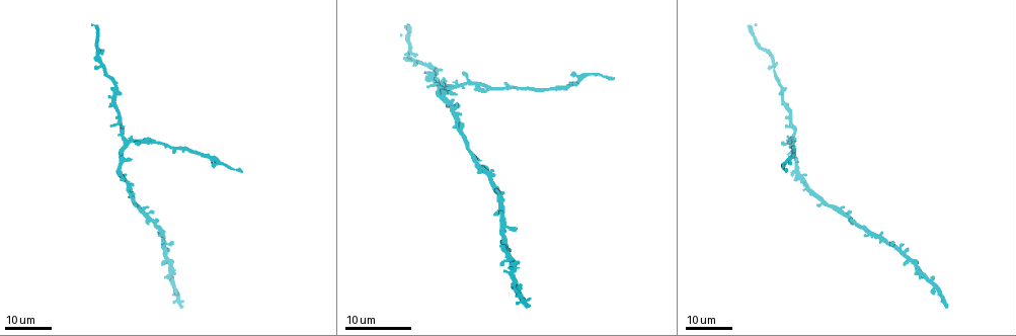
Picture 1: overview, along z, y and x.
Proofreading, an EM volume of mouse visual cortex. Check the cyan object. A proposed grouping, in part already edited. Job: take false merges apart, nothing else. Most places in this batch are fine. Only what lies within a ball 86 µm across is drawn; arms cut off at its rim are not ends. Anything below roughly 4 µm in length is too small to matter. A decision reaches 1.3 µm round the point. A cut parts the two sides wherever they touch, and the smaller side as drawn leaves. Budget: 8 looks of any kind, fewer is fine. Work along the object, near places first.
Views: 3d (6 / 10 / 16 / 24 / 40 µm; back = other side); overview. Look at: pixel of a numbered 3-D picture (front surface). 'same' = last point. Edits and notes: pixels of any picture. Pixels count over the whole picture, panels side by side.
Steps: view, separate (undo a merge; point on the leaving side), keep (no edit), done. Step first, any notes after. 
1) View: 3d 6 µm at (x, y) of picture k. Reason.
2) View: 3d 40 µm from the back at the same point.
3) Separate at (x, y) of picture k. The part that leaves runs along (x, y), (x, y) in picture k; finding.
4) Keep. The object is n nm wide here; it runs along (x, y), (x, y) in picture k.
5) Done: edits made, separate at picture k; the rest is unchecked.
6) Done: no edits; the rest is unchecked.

View: 3d 16 µm at (491, 88) of picture 1. Three arms meet.

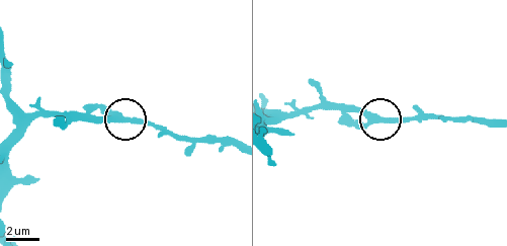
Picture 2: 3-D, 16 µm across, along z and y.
View: 3d 10 µm at (383, 120) of picture 2.

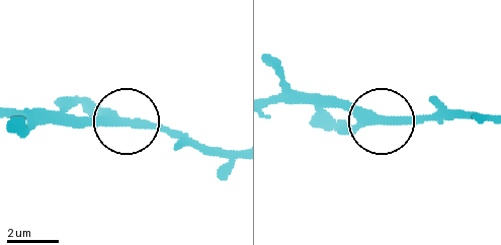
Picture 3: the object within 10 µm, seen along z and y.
Keep. The object is 300 nm wide here; one neuron here.

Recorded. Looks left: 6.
View: 3d 16 µm at (527, 89) of picture 1. Thick turns thin.

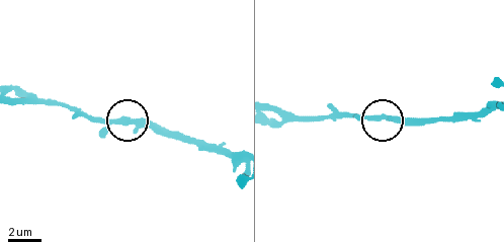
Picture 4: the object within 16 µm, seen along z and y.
View: 3d 6 µm at (378, 118) of picture 4.

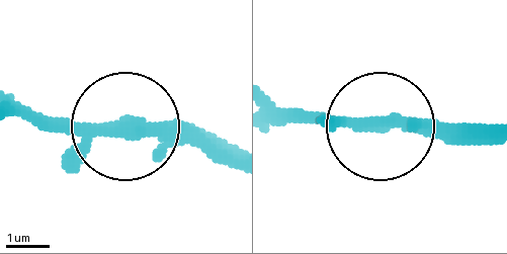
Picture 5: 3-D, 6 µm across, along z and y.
Keep. It runs along (276, 122), (483, 122) in picture 5; all the same neuron.

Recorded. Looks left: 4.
View: 3d 24 µm at (824, 202) of picture 1. Three-way junction.

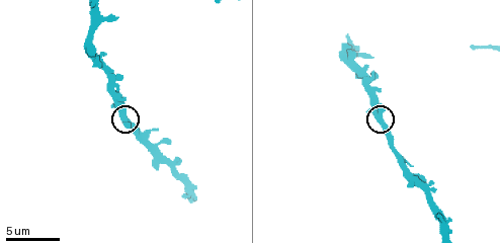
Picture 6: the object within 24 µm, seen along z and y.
View: 3d 10 µm at (122, 113) of picture 6.

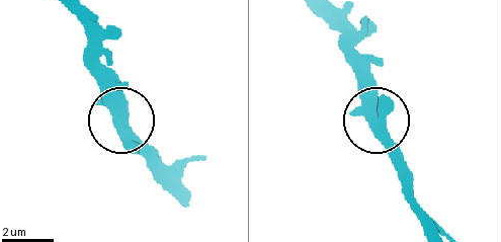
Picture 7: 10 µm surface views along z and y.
Keep. 3 arms meet here; continuous, no second neuron.

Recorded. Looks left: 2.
View: 3d 10 µm at (400, 159) of picture 6. Thick turns thin.

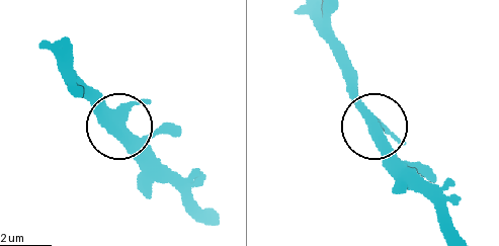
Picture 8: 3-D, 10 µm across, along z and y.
Keep. It runs along (315, 20), (346, 60), (350, 98), (381, 144), (417, 181) in picture 8; continuous, no second neuron.

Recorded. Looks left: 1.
Done: no edits; the rest is unchecked.

